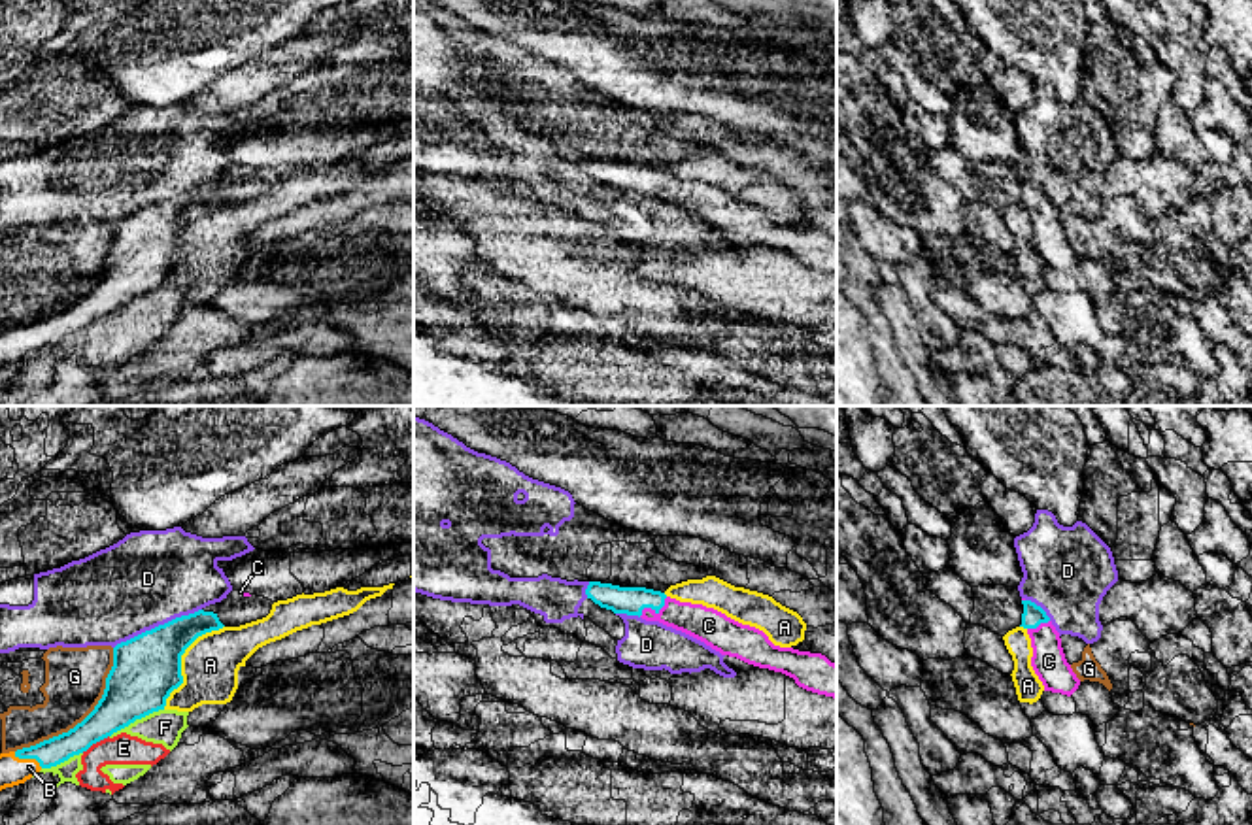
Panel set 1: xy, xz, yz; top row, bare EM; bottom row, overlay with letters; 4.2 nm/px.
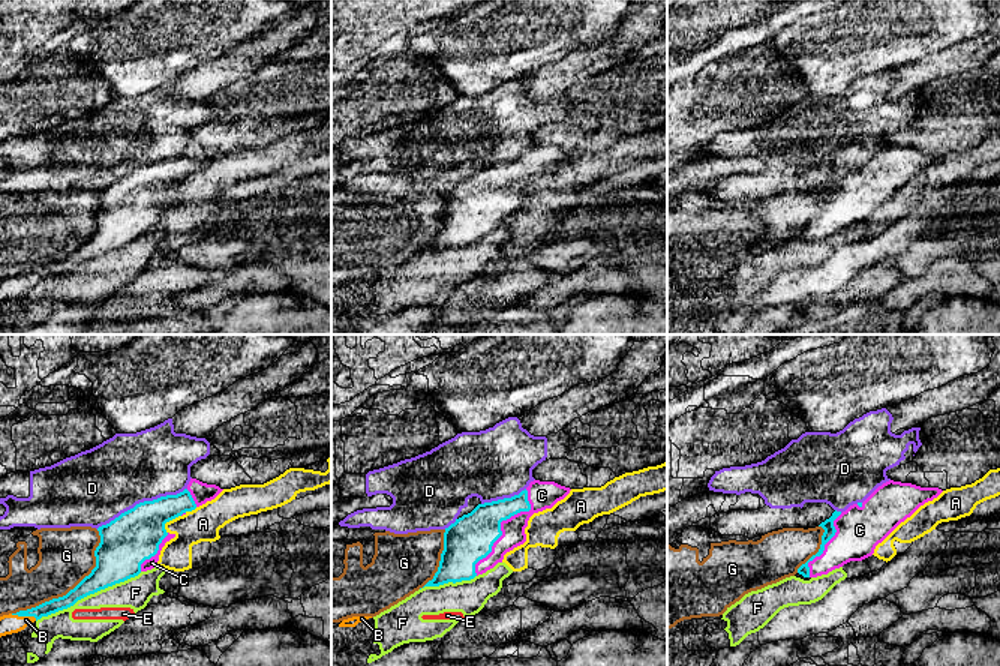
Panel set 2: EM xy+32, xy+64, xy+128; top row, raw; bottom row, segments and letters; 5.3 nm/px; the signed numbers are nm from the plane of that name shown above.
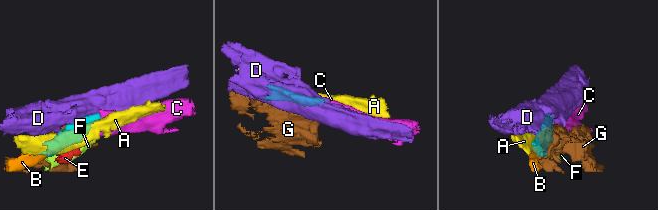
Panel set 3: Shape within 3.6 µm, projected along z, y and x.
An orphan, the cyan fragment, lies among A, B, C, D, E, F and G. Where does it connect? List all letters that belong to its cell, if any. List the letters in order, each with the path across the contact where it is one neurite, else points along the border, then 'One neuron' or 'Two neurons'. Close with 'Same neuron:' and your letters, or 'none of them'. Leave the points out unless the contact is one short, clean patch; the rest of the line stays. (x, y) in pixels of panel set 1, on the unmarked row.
A: Two neurons
B: Path across: xy (51, 329), (29, 335), (14, 348). One neuron
C: One neuron
D: Two neurons
E: Boundary: xy (108, 312), (82, 329). Two neurons
F: Two neurons
G: Two neurons
Same neuron: B, C

